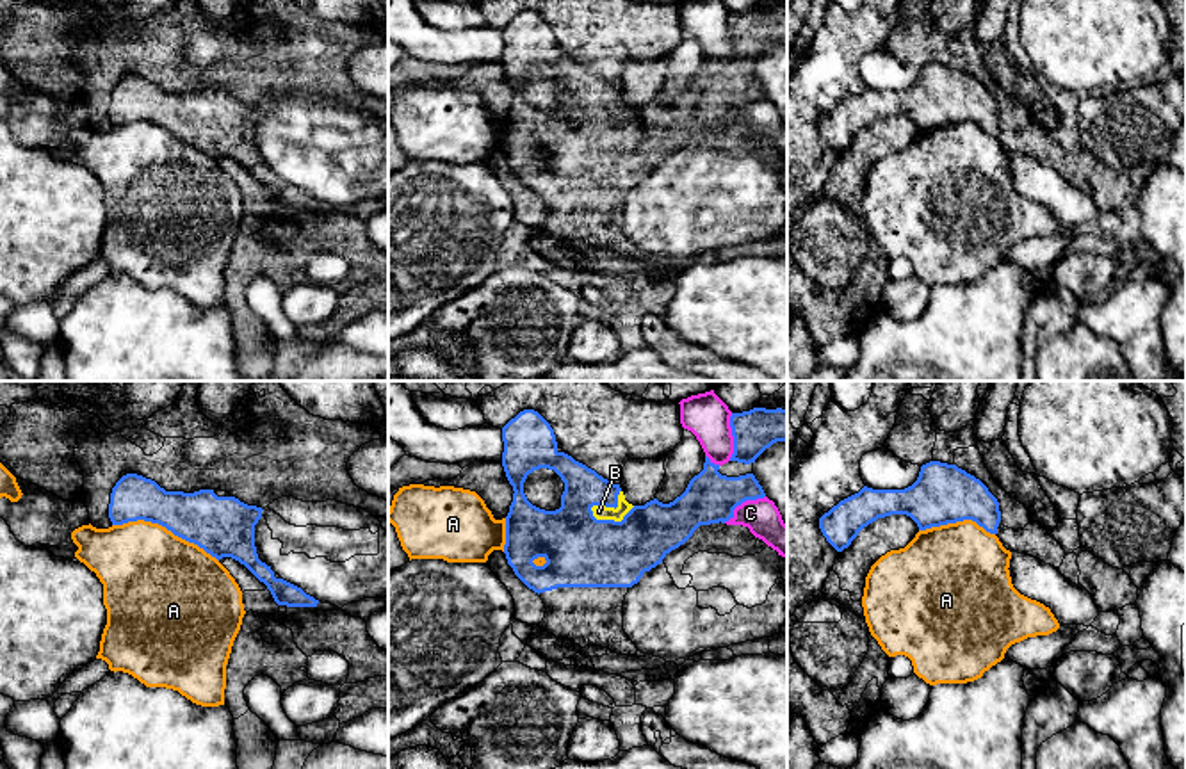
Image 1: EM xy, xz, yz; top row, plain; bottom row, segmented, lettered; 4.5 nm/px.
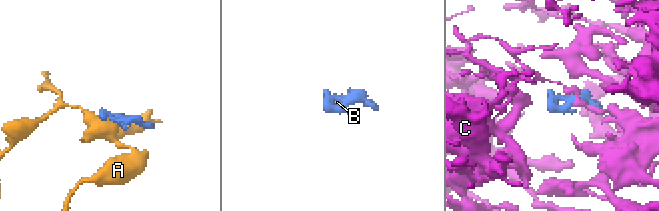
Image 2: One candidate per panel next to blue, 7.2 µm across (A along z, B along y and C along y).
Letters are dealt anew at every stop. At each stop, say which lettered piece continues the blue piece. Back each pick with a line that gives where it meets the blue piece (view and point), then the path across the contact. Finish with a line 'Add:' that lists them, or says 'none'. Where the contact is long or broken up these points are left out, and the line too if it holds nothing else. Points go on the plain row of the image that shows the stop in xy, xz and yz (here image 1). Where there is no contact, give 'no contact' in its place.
B: meets blue in xz at (611, 121); runs through xz (581, 152), (611, 121), (599, 113)
Add: B

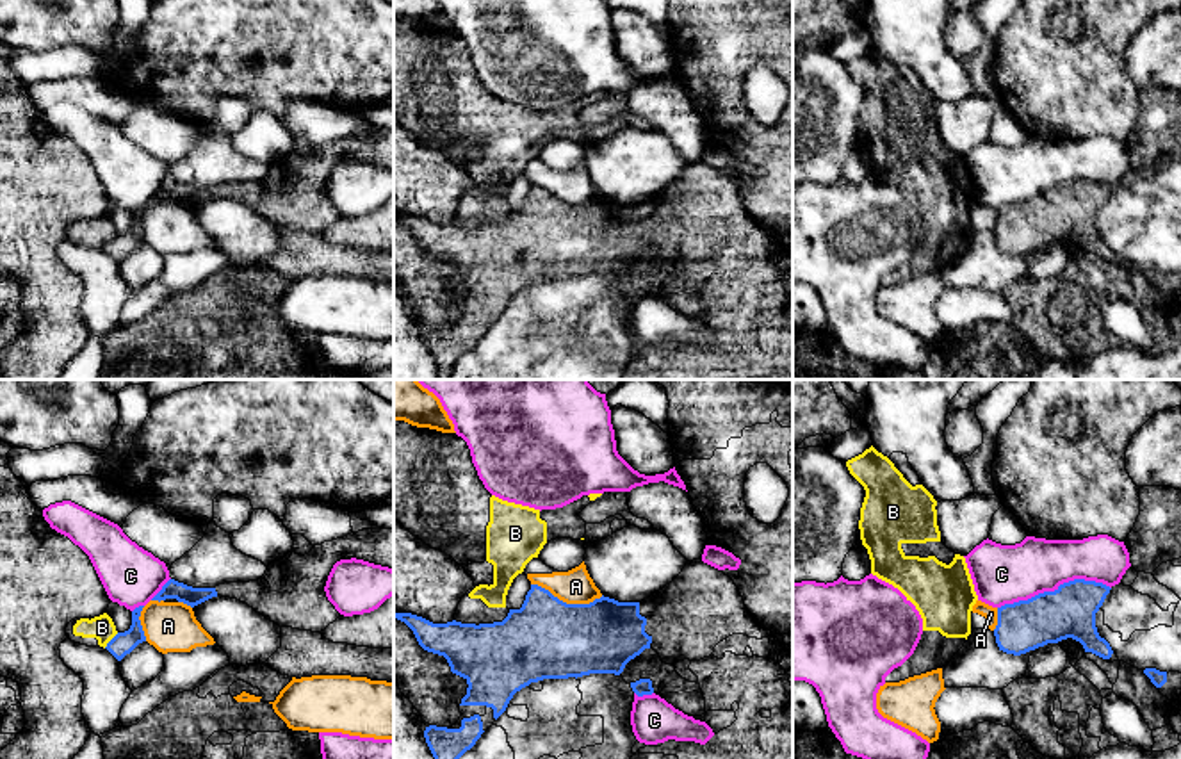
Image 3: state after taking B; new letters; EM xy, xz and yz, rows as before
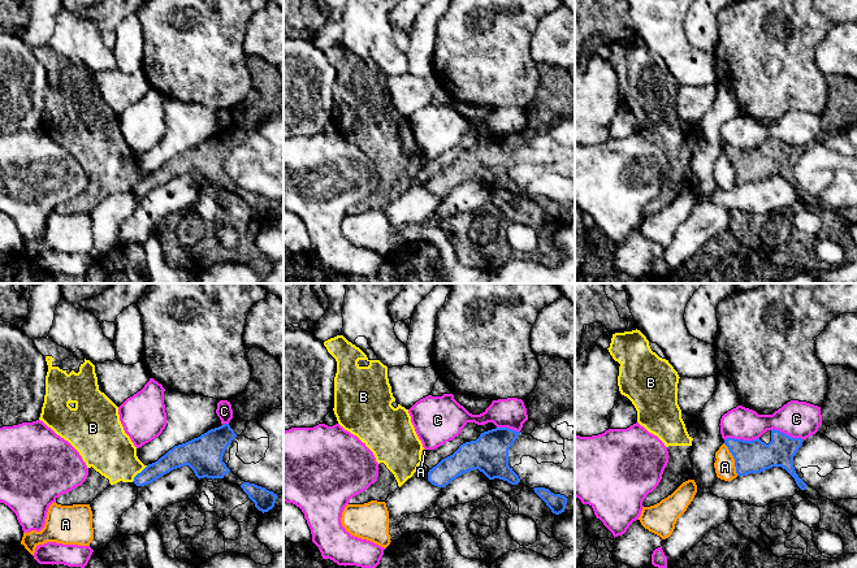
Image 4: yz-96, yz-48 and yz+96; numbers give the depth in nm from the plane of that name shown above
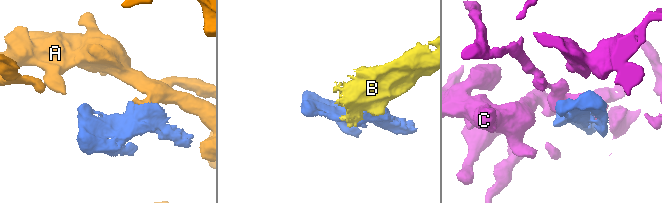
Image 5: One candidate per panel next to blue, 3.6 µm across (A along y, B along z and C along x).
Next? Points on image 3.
Add: none

